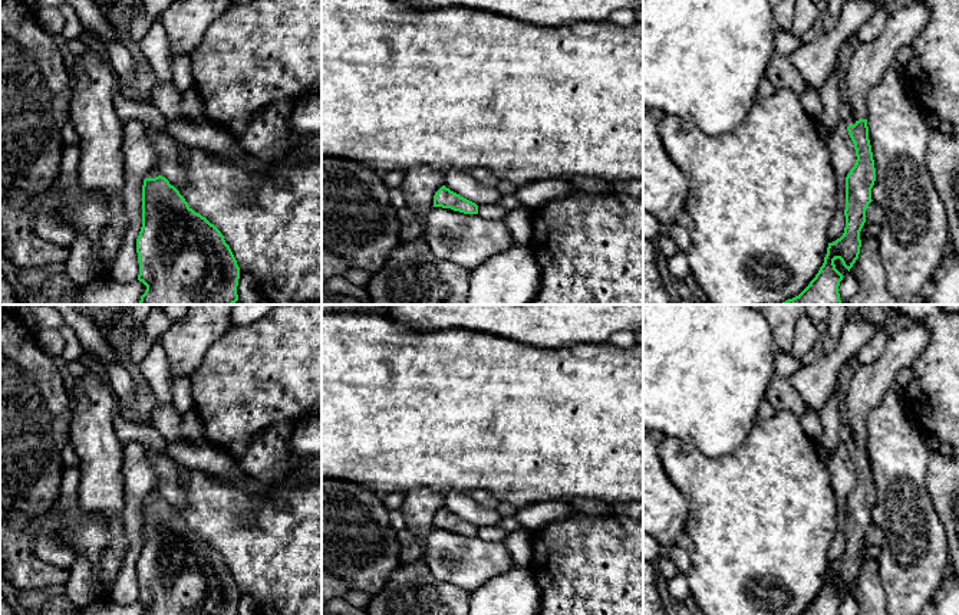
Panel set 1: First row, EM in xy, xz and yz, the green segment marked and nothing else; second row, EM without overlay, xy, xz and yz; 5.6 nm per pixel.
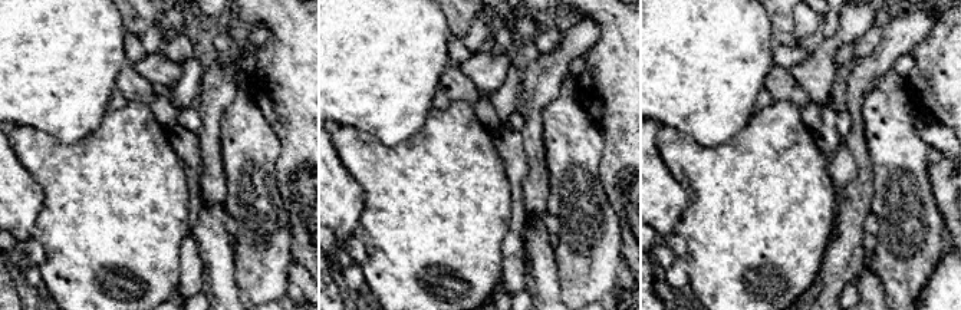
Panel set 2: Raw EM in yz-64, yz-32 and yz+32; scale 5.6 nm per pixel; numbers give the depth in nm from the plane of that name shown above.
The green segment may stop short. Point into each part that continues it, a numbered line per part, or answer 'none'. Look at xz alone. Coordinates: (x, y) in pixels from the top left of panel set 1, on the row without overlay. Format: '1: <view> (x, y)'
none

